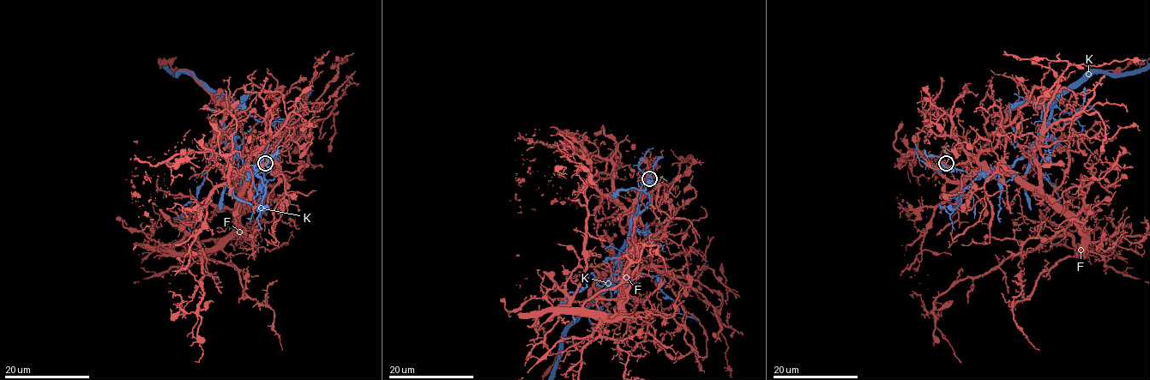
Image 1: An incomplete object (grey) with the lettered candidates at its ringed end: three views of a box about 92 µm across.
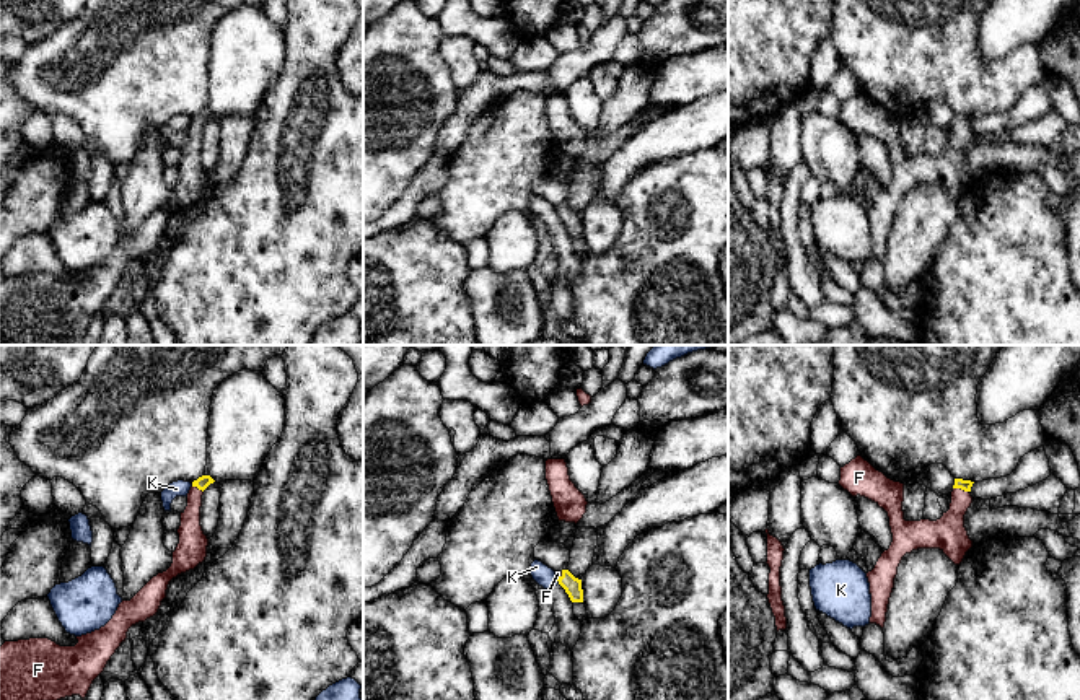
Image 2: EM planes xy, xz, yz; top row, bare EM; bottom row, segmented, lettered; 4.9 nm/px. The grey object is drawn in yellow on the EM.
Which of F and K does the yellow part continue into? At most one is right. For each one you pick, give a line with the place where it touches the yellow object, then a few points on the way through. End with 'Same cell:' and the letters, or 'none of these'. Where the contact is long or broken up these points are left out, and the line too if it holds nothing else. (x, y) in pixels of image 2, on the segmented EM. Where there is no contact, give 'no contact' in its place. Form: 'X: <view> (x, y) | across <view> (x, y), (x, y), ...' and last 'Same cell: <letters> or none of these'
F: yz (961, 489) | across yz (961, 484), (961, 489), (960, 505), (948, 533)
Same cell: F

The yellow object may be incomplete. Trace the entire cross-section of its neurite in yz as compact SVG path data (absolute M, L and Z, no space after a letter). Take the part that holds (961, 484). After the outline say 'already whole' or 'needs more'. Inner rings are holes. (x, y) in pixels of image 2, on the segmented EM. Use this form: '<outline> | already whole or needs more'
M862 456L841 467L839 485L852 497L865 497L883 508L888 513L893 534L889 549L867 573L871 594L870 623L885 627L898 567L906 553L917 549L940 549L955 565L963 562L972 547L964 527L964 514L972 503L969 493L972 483L955 479L950 510L940 519L906 521L902 511L904 483L888 479Z | needs more

